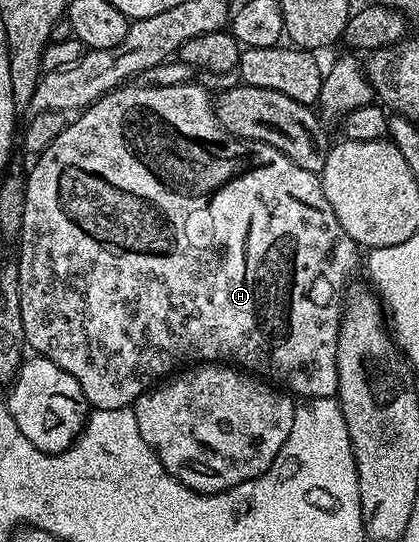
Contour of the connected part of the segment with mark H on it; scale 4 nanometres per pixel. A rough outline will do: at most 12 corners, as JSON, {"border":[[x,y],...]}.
{"border":[[128,83],[34,158],[21,323],[96,409],[339,392],[320,174]]}

